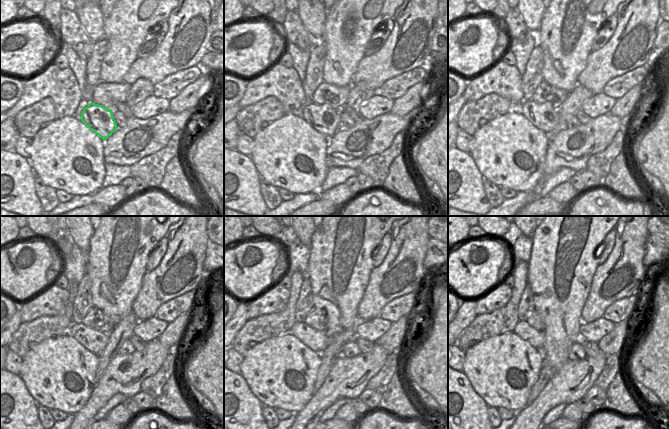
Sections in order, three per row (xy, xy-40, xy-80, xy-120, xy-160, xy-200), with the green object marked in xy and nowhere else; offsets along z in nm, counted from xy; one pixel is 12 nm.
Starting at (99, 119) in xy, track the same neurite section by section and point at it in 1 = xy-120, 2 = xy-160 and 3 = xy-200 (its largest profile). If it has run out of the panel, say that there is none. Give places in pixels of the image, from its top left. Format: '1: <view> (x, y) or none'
1: xy-120 (95, 341)
2: xy-160 (317, 340)
3: xy-200 (536, 338)

